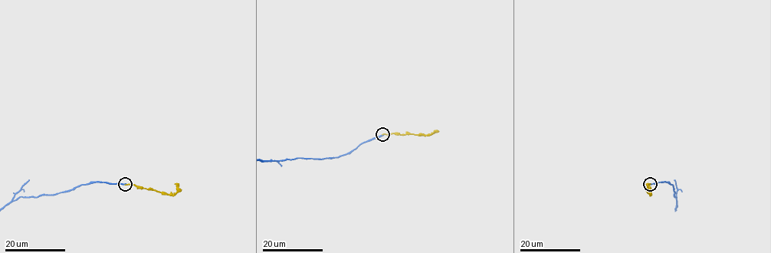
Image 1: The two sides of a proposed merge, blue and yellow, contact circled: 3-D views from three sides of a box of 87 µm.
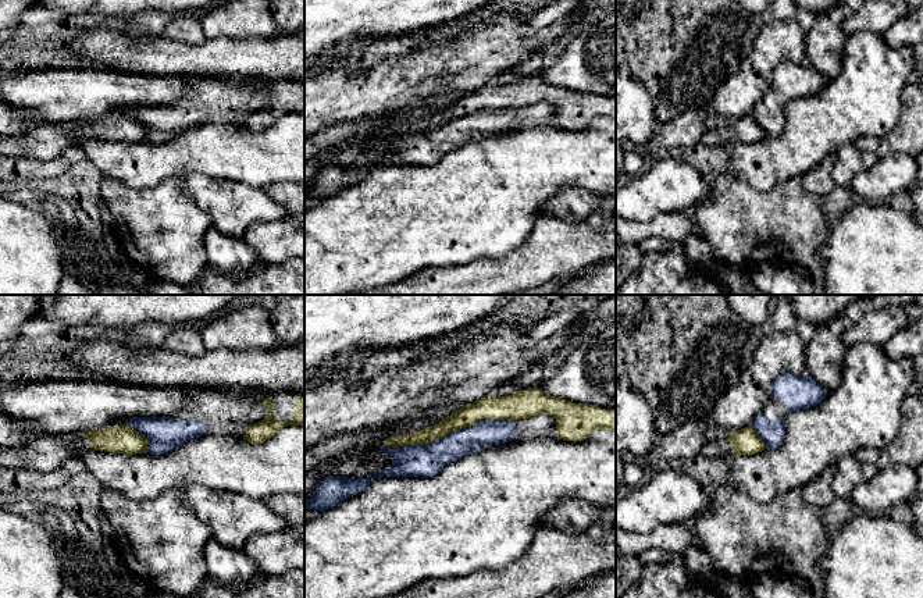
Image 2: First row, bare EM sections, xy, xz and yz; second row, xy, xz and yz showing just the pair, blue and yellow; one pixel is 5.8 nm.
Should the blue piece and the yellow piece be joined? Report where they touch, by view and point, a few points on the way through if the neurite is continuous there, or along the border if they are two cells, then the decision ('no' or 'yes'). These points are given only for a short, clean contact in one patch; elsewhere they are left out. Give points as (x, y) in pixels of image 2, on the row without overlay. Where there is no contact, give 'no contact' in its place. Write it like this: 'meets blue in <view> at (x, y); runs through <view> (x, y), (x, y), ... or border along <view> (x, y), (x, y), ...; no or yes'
meets blue in xz at (449, 121); no

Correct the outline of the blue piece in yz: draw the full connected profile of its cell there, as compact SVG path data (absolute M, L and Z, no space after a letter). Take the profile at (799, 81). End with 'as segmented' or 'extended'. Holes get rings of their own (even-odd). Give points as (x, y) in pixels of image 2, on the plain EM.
M783 61L773 70L769 89L752 115L767 138L776 138L785 127L785 106L791 100L817 95L826 85L827 79L808 63Z; extended

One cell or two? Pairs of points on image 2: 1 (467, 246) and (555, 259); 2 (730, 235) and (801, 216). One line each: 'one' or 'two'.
1: two
2: one

